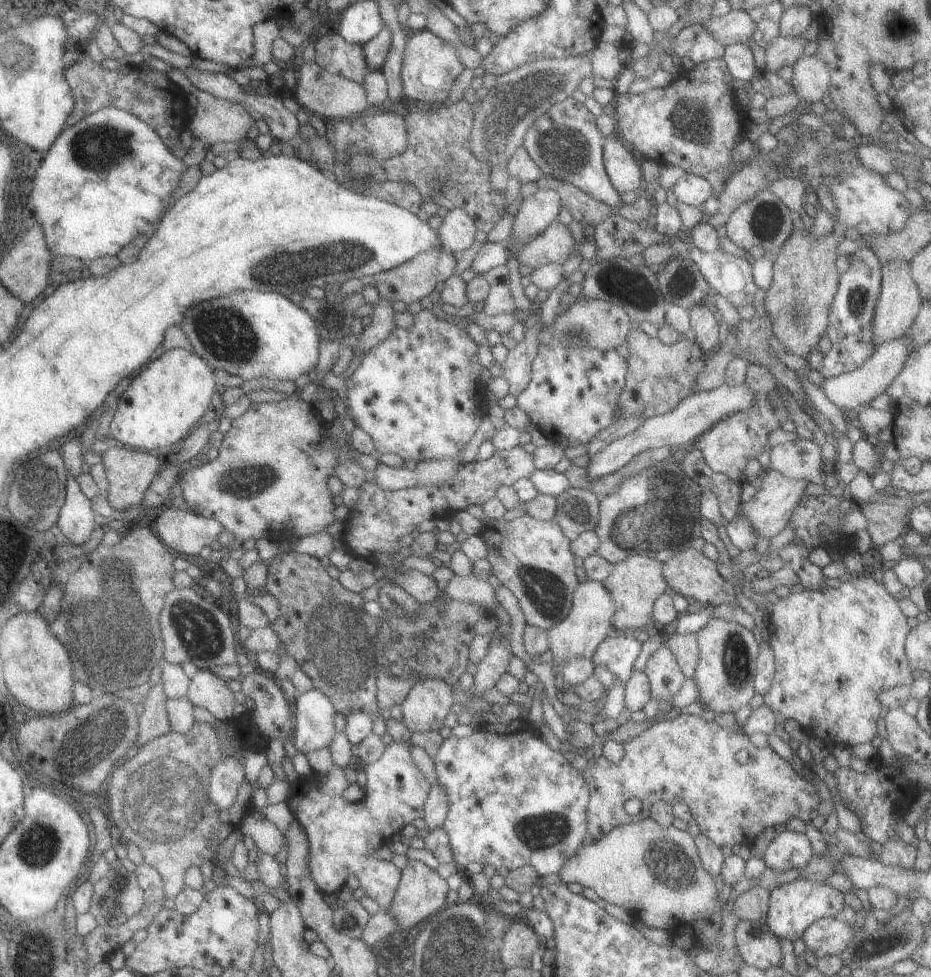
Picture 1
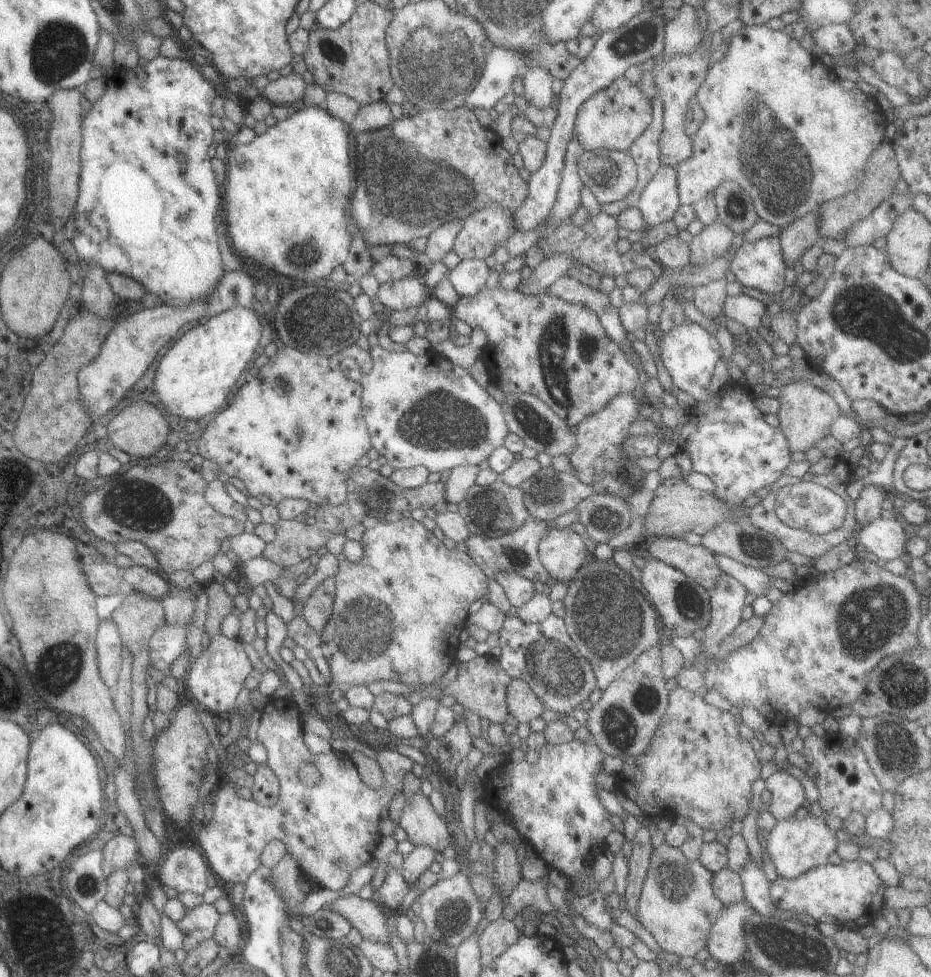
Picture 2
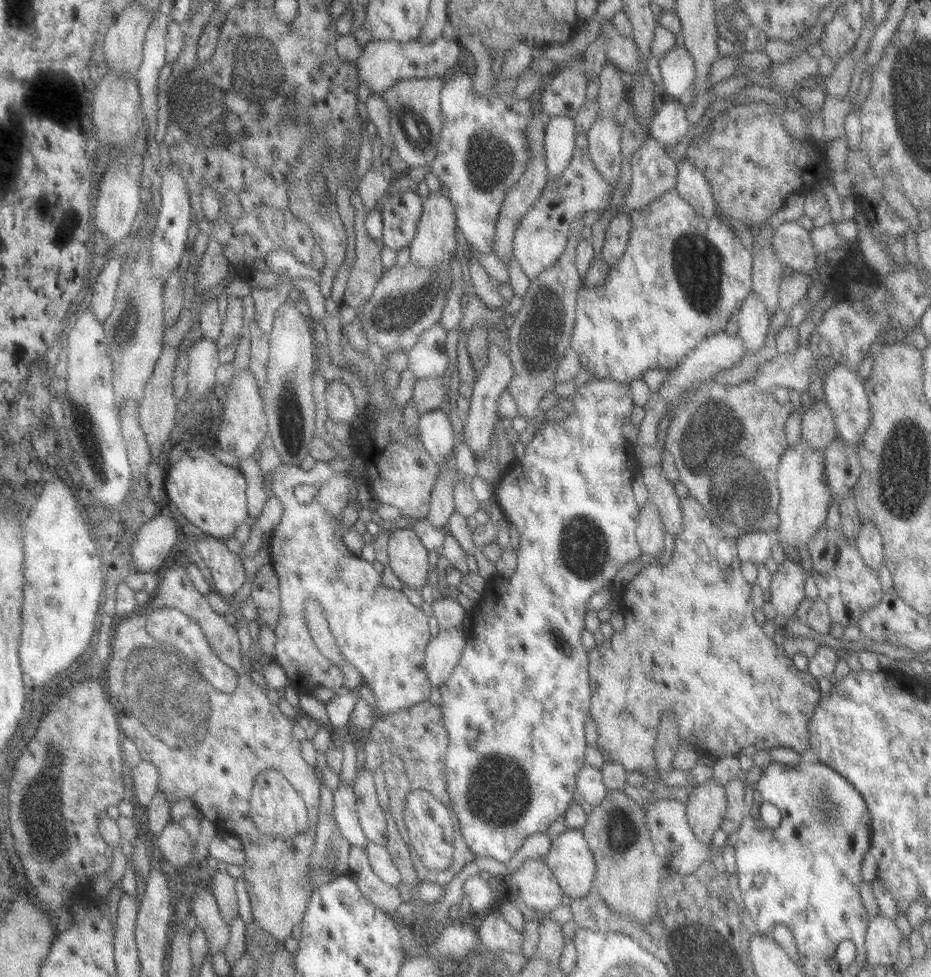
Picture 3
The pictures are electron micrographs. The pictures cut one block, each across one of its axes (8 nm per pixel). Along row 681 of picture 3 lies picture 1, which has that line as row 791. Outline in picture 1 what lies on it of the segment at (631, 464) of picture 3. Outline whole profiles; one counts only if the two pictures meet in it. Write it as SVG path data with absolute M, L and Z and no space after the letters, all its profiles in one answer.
M518 720L505 725L481 724L473 734L443 739L432 757L437 782L445 790L447 813L441 826L447 834L452 861L461 871L468 863L503 866L507 871L528 865L542 878L557 873L567 858L583 844L588 832L588 787L582 774L570 766L559 751L551 750L529 730L519 730Z

